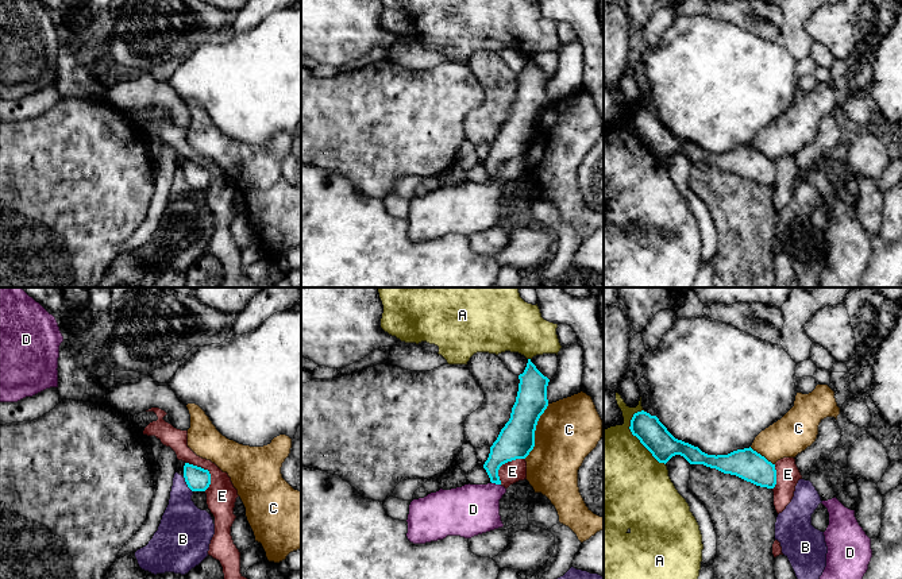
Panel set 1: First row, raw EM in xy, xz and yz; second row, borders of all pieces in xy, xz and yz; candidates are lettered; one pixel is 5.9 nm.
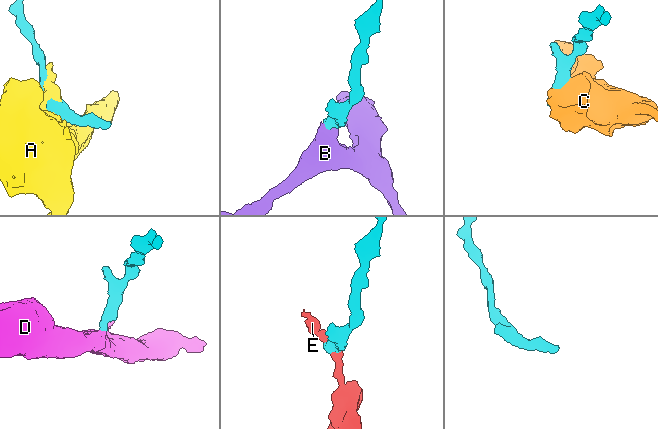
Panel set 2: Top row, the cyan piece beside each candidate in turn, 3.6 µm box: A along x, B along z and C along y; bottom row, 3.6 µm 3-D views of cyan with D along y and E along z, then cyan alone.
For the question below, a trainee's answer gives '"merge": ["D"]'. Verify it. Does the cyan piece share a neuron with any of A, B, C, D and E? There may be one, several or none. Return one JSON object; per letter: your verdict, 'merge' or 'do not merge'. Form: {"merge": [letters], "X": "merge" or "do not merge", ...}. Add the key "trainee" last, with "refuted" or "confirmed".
{"merge": ["D"], "A": "do not merge", "B": "do not merge", "C": "do not merge", "D": "merge", "E": "do not merge", "trainee": "confirmed"}

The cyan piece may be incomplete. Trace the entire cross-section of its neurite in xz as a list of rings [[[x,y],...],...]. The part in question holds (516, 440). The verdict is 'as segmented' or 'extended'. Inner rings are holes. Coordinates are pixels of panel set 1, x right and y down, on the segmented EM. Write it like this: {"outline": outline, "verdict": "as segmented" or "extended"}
{"outline": [[[528,359],[527,367],[519,375],[519,391],[512,408],[510,418],[501,429],[497,440],[490,447],[490,453],[483,464],[490,482],[487,485],[465,485],[462,487],[431,493],[424,498],[413,499],[409,505],[406,537],[413,544],[425,544],[443,540],[447,536],[471,539],[474,536],[502,528],[500,516],[500,499],[506,493],[501,485],[498,470],[502,464],[525,459],[535,447],[535,431],[540,416],[548,406],[547,386],[550,379],[544,377]]], "verdict": "extended"}

